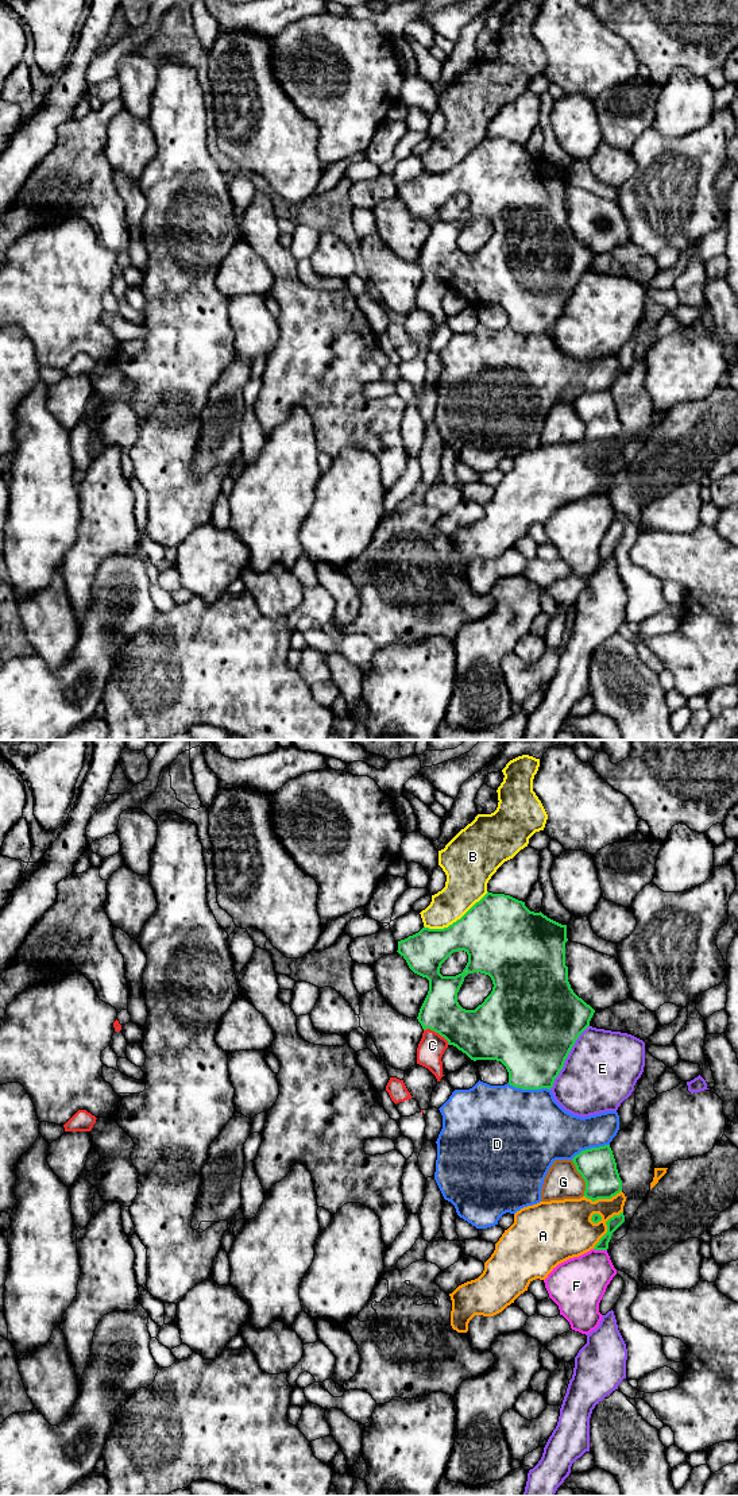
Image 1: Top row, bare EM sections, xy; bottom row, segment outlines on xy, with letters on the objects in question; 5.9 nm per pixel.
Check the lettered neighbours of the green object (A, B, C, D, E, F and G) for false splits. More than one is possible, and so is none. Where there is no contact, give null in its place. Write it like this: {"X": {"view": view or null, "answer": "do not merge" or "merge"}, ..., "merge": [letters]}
{"A": {"view": "xy", "answer": "do not merge"}, "B": {"view": "xy", "answer": "do not merge"}, "C": {"view": "xy", "answer": "do not merge"}, "D": {"view": "xy", "answer": "do not merge"}, "E": {"view": "xy", "answer": "do not merge"}, "F": {"view": "xy", "answer": "do not merge"}, "G": {"view": "xy", "answer": "do not merge"}, "merge": []}

